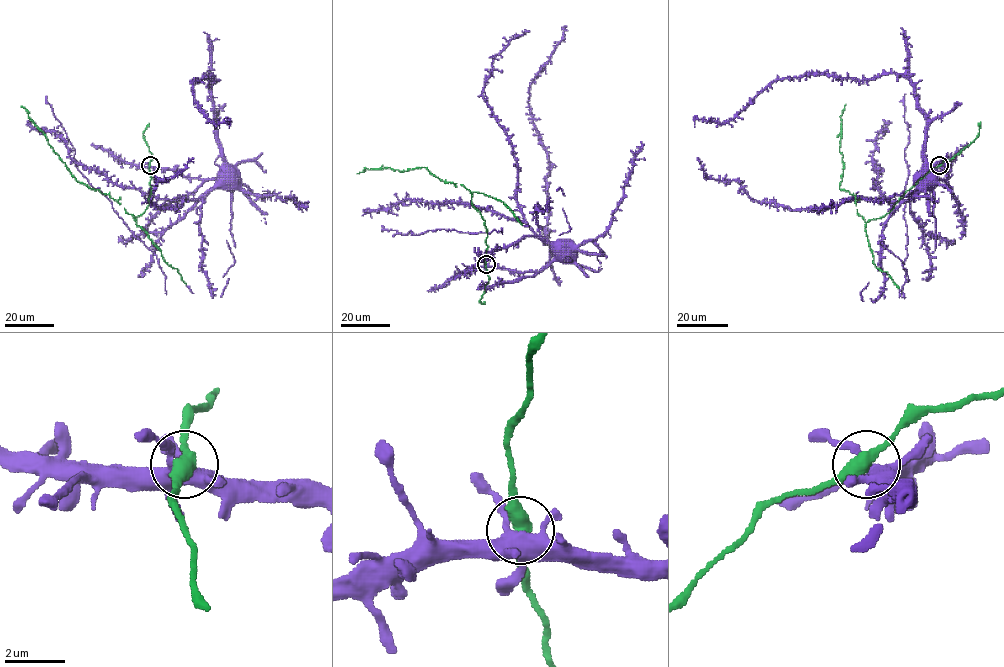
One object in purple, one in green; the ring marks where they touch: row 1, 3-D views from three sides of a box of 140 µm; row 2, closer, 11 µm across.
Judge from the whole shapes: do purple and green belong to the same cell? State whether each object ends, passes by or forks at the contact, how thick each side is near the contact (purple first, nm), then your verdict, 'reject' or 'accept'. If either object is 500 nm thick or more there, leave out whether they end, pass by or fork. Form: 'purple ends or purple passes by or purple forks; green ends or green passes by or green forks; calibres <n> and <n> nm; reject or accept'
purple forks; green passes by; calibres 440 and 400 nm; accept

